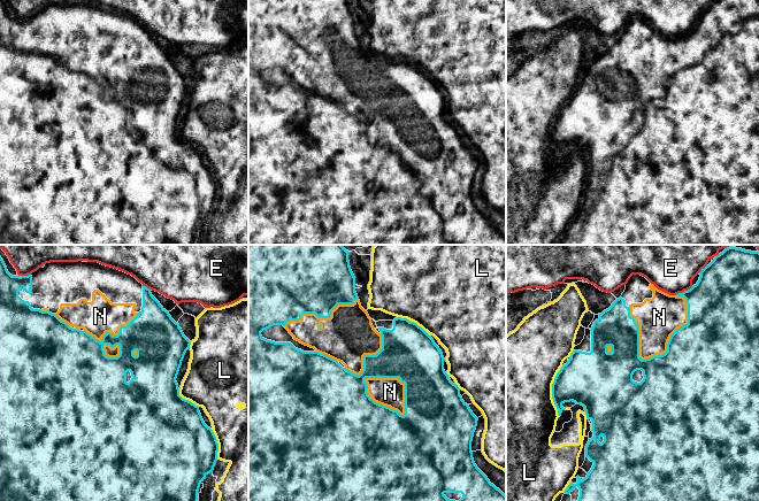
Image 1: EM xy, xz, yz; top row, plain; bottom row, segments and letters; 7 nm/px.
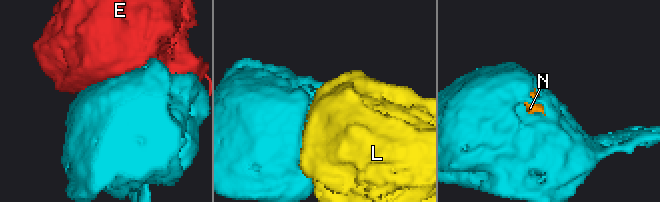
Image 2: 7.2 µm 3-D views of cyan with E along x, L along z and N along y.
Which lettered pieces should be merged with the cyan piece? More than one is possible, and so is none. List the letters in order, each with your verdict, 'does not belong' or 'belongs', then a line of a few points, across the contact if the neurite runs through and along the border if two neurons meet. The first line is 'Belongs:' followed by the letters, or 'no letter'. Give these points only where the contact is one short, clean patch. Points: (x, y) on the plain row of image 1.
Belongs: N
E: does not belong
L: does not belong
N: belongs

